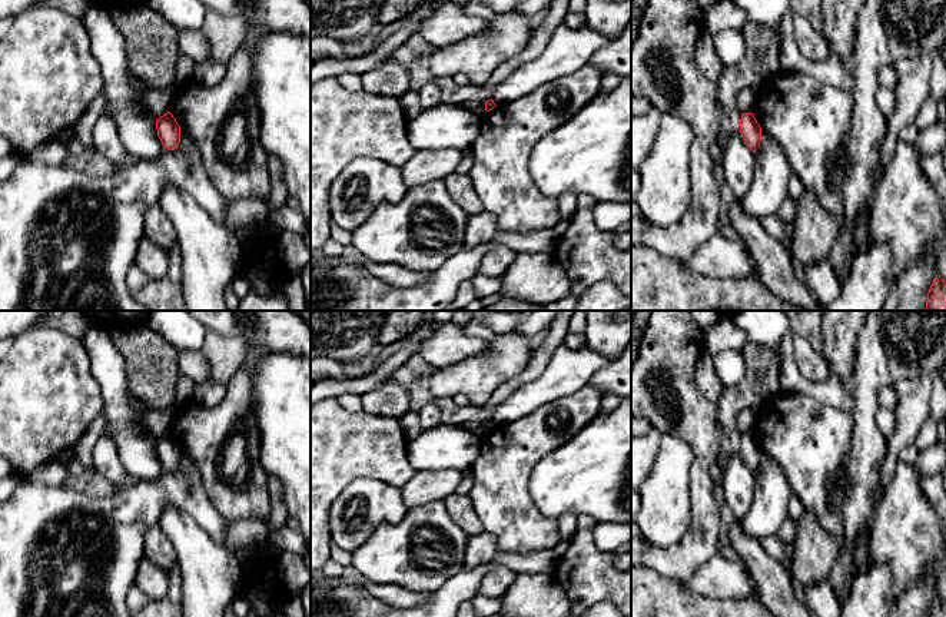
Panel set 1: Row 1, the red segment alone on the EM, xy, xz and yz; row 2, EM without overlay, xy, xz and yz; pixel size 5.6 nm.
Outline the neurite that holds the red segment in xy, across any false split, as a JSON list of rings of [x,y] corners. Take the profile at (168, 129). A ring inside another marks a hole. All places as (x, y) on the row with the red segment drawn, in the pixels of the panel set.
[[[170,112],[156,119],[156,129],[165,149],[177,149],[180,143],[180,126]]]

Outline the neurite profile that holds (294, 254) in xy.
[[[283,233],[278,245],[278,258],[283,273],[301,272],[311,261],[311,251],[298,235]]]

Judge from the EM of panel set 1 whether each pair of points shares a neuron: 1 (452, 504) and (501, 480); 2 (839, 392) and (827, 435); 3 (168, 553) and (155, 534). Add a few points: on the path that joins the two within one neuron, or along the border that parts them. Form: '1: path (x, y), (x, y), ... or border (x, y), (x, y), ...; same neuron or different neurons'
1: border (467, 496), (483, 526); different neurons
2: border (803, 394), (852, 413); different neurons
3: path (163, 549), (155, 538); same neuron

